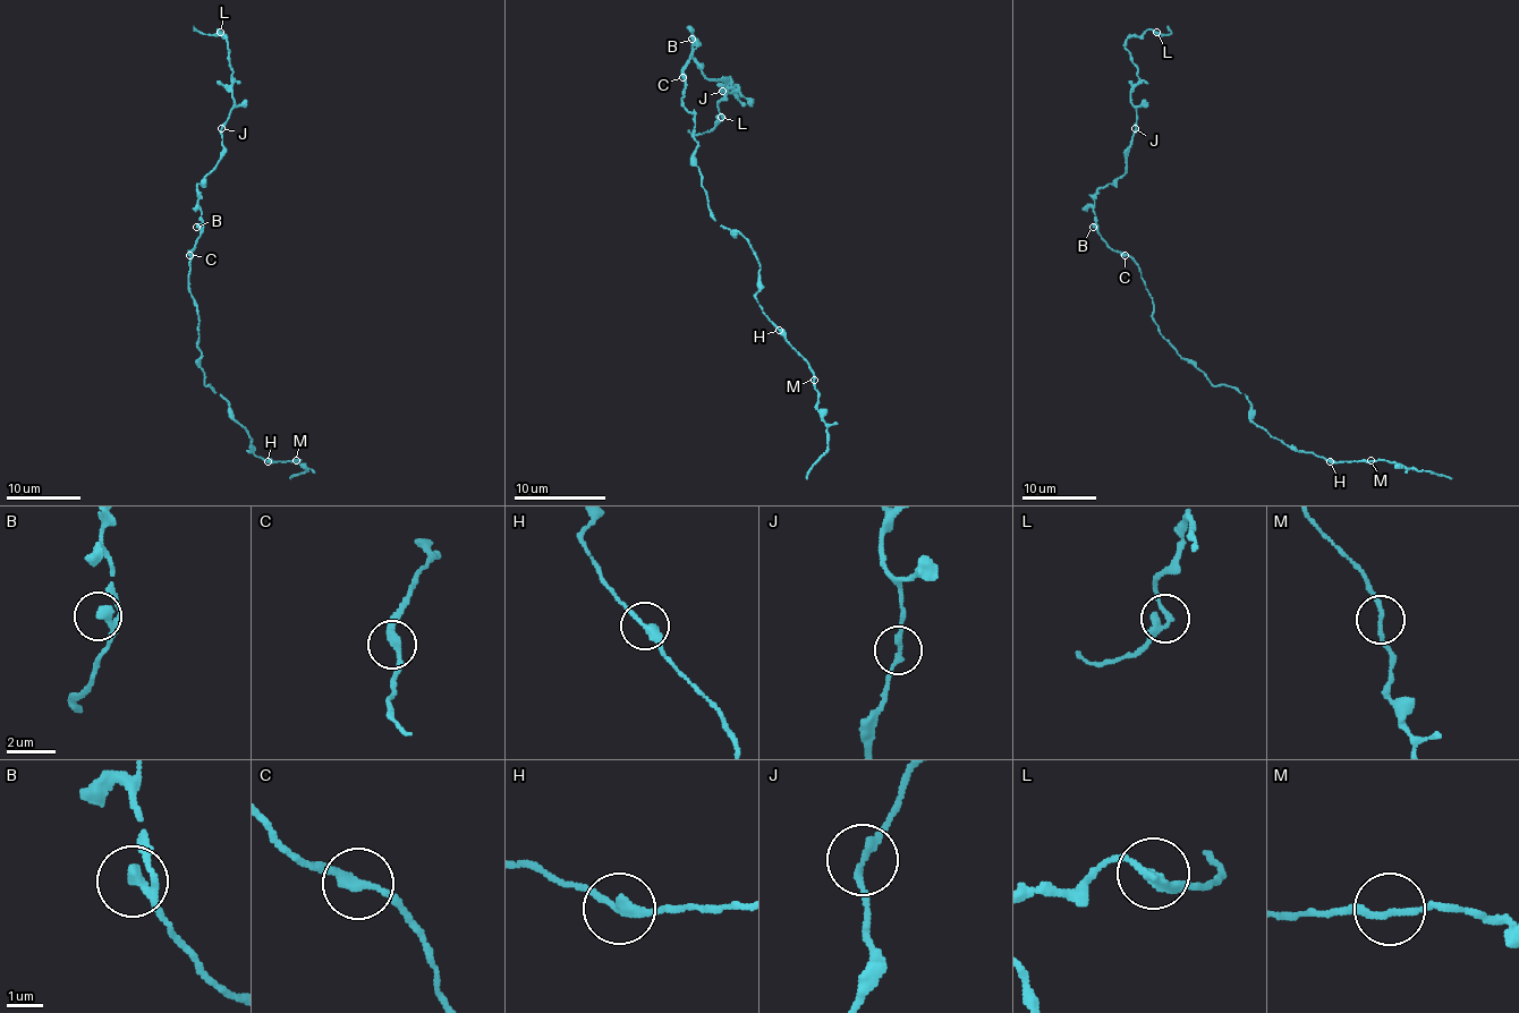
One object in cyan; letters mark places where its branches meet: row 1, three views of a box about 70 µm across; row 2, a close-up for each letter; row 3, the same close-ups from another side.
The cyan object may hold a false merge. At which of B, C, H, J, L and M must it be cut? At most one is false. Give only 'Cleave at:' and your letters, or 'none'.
Cleave at: none

